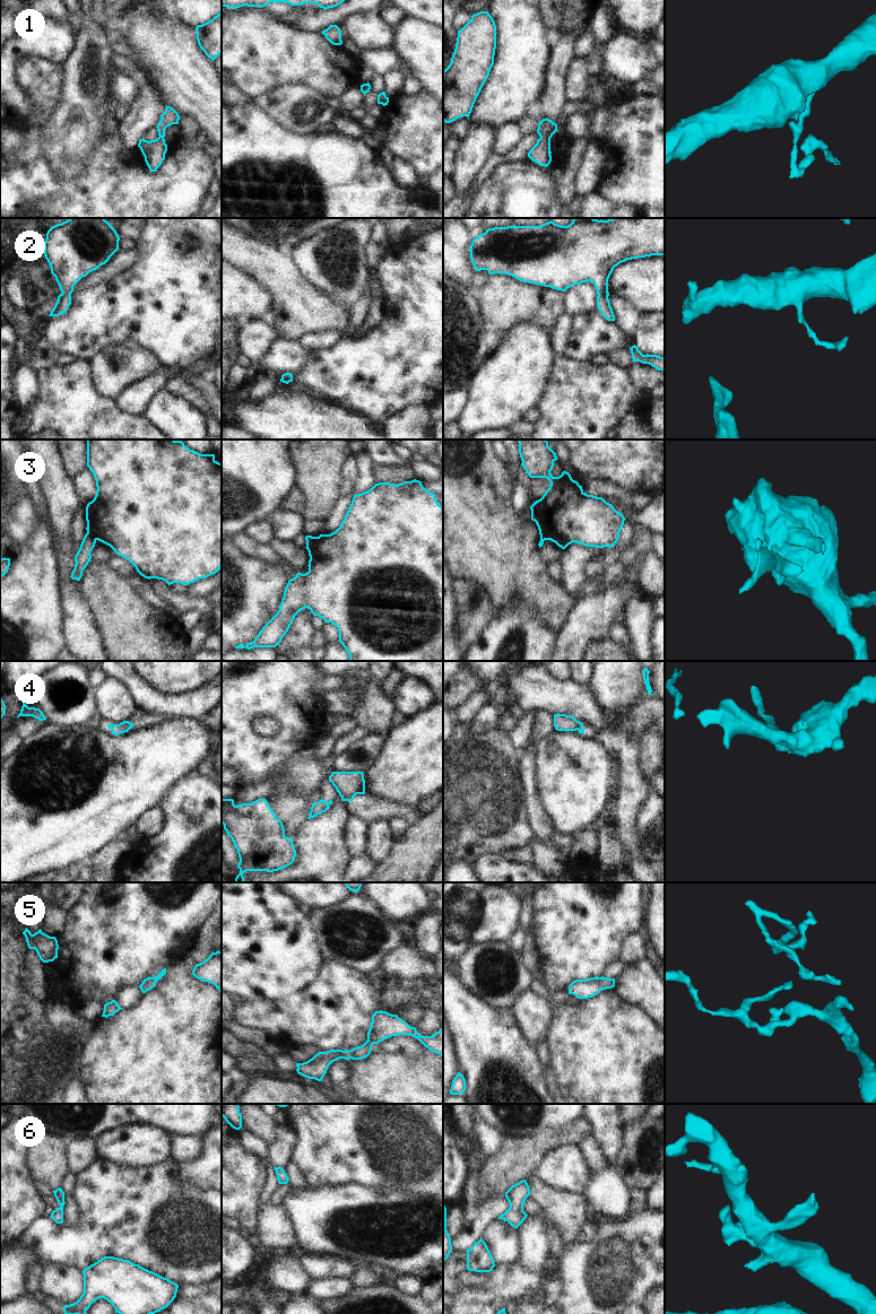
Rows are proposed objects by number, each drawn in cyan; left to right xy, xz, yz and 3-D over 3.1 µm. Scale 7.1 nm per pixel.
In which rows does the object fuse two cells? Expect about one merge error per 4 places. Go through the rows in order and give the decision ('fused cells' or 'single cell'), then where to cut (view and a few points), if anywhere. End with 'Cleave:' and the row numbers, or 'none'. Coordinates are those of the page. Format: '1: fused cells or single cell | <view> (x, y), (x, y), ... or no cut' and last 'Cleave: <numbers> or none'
1: single cell | no cut
2: single cell | no cut
3: fused cells | xz (315, 537), (306, 546)
4: fused cells | xz (341, 795), (353, 797)
5: single cell | no cut
6: single cell | no cut
Cleave: 3, 4

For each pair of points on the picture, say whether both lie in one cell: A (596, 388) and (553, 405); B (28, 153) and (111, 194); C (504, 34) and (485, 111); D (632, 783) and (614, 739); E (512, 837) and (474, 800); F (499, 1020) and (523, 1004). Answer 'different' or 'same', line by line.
A: same
B: same
C: same
D: same
E: same
F: different

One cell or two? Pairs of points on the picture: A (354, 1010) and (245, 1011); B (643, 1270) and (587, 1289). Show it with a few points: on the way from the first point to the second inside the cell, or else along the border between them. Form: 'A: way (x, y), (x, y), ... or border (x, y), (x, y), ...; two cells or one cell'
A: way (327, 1012), (272, 1012); one cell
B: way (630, 1270), (613, 1270), (600, 1279); one cell

